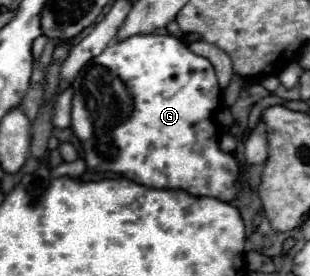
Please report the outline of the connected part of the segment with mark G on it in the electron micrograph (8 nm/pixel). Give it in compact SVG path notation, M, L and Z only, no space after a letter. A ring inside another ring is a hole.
M147 34L113 42L73 78L73 90L71 128L83 146L87 170L113 172L149 188L179 188L191 196L213 196L221 202L233 202L241 194L237 160L221 150L213 120L221 104L213 64L193 54L183 40L169 34Z

